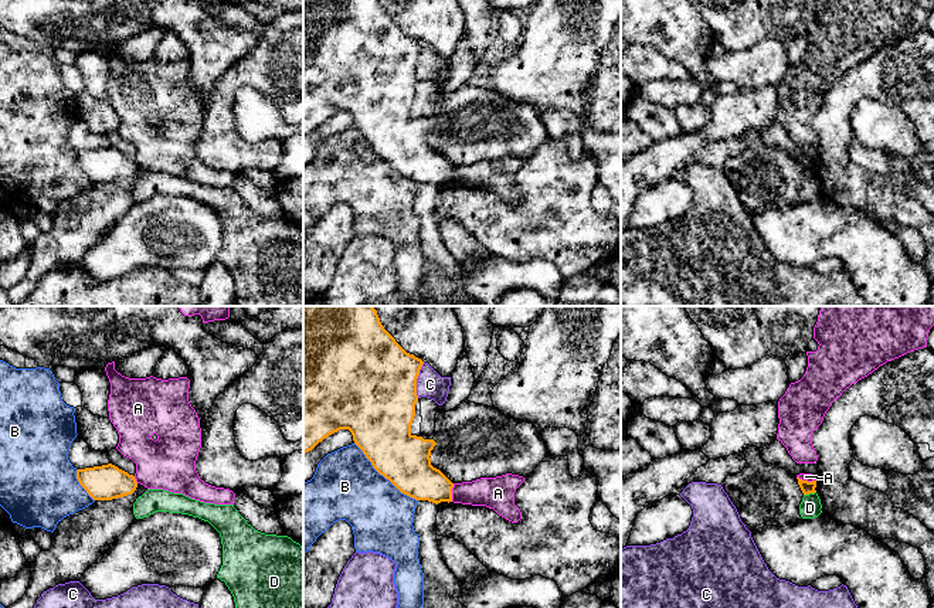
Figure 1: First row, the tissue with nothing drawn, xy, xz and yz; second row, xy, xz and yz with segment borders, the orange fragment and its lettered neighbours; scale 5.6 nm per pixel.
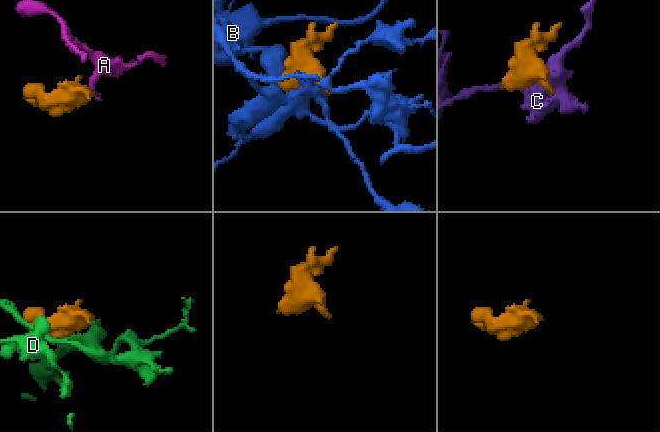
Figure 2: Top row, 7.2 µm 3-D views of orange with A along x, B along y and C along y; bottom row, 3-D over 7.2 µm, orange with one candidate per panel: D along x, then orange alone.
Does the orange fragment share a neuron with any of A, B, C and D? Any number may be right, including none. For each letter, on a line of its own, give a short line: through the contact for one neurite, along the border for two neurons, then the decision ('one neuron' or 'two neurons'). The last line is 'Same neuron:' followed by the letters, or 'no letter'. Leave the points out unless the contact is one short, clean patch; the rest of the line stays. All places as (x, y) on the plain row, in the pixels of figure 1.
A: yz (797, 159), (805, 163), (815, 163) | two neurons
B: two neurons
C: xz (424, 46), (417, 61), (417, 80) | two neurons
D: yz (815, 173), (804, 177) | two neurons
Same neuron: no letter

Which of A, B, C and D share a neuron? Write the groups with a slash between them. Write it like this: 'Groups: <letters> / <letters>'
Groups: A / B / C / D

